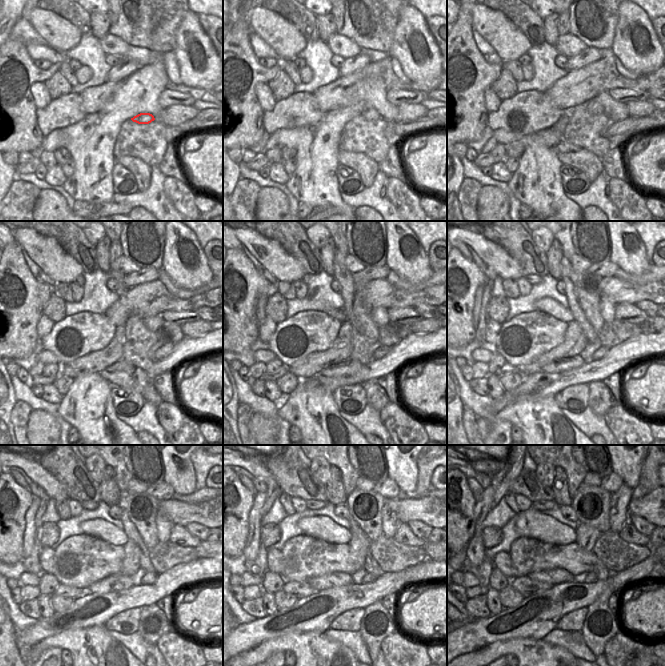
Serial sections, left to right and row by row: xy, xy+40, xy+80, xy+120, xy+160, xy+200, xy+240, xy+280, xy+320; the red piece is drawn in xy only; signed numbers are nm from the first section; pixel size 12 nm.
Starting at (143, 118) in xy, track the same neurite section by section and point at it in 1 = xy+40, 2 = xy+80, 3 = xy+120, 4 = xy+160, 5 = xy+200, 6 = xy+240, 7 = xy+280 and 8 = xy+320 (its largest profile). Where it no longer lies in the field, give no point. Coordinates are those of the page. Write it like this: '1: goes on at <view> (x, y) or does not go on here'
1: goes on at xy+40 (370, 114)
2: goes on at xy+80 (594, 107)
3: goes on at xy+120 (154, 323)
4: goes on at xy+160 (380, 317)
5: goes on at xy+200 (607, 308)
6: goes on at xy+240 (164, 526)
7: goes on at xy+280 (390, 522)
8: goes on at xy+320 (618, 512)

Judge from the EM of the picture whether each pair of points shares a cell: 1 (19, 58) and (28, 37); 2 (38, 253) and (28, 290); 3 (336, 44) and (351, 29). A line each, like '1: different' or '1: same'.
1: different
2: different
3: different

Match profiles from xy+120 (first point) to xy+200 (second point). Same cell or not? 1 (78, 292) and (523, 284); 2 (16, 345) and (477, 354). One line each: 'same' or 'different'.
1: same
2: different

